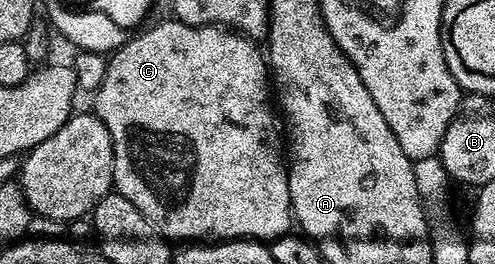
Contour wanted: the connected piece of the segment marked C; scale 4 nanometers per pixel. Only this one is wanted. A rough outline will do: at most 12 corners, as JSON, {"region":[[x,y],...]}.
{"region":[[175,18],[94,94],[169,242],[293,227],[255,39]]}

